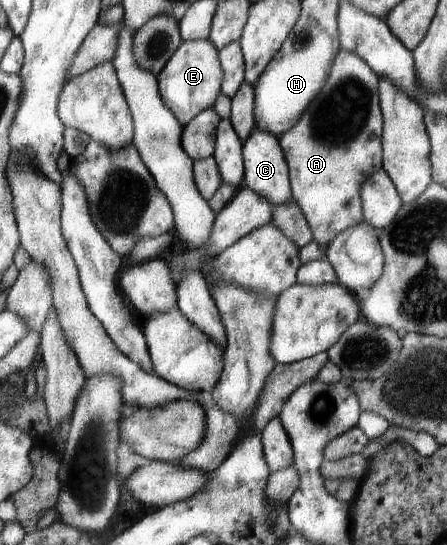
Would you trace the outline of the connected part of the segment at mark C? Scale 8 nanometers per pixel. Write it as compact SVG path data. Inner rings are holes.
M261 129L253 130L252 136L247 137L246 141L242 143L242 150L244 152L245 174L243 180L245 185L251 187L259 196L265 196L273 206L293 199L288 166L275 135Z

